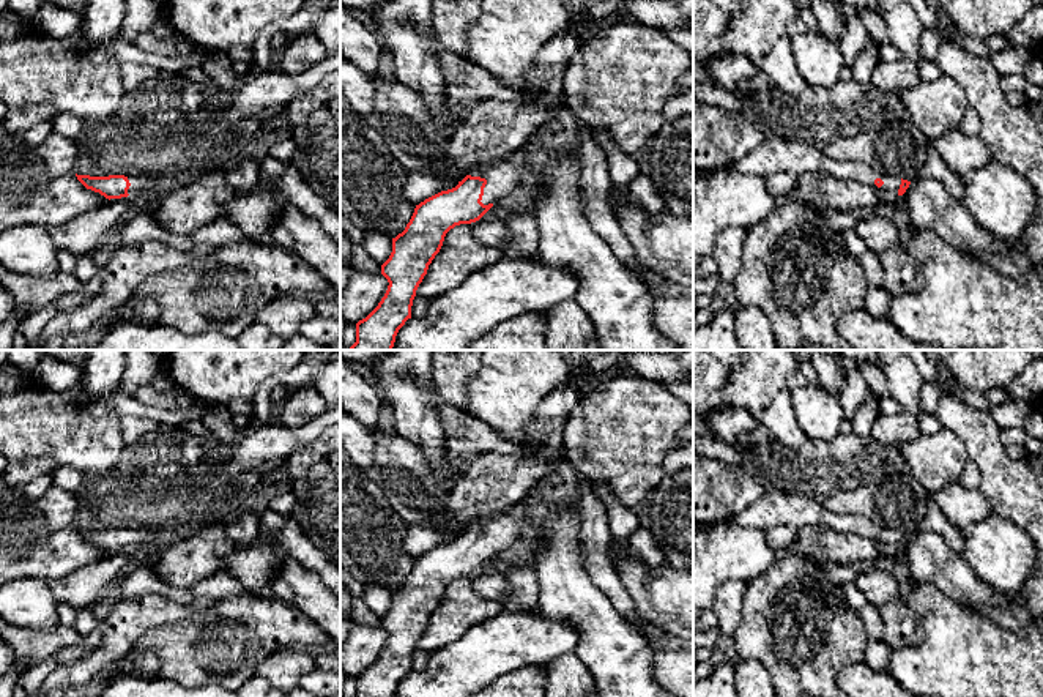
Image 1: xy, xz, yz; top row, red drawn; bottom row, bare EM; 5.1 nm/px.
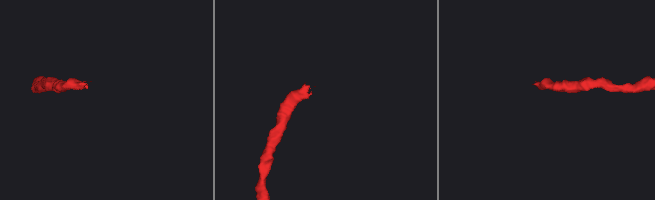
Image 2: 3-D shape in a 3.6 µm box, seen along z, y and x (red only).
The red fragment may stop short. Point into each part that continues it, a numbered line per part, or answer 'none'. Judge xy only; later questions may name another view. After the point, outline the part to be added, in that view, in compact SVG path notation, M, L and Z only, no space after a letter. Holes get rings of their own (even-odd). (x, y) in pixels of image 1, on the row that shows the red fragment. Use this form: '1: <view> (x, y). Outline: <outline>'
1: xy (141, 186). Outline: M129 175L128 180L131 183L128 189L129 197L148 197L164 191L162 184L154 178Z

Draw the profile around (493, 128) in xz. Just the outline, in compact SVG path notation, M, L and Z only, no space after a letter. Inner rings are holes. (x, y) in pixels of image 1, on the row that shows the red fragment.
M588 0L575 14L570 32L555 35L539 52L534 66L525 79L526 102L510 102L488 98L465 109L465 125L458 128L447 145L447 158L454 162L447 180L462 181L473 169L499 161L520 150L539 129L548 123L564 104L564 71L578 50L580 28L594 30L624 16L625 0ZM547 93L556 99L550 107L539 107L534 99Z

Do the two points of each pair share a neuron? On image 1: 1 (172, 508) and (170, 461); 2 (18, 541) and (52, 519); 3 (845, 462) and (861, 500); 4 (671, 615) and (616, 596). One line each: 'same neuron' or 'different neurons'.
1: different neurons
2: same neuron
3: different neurons
4: different neurons

